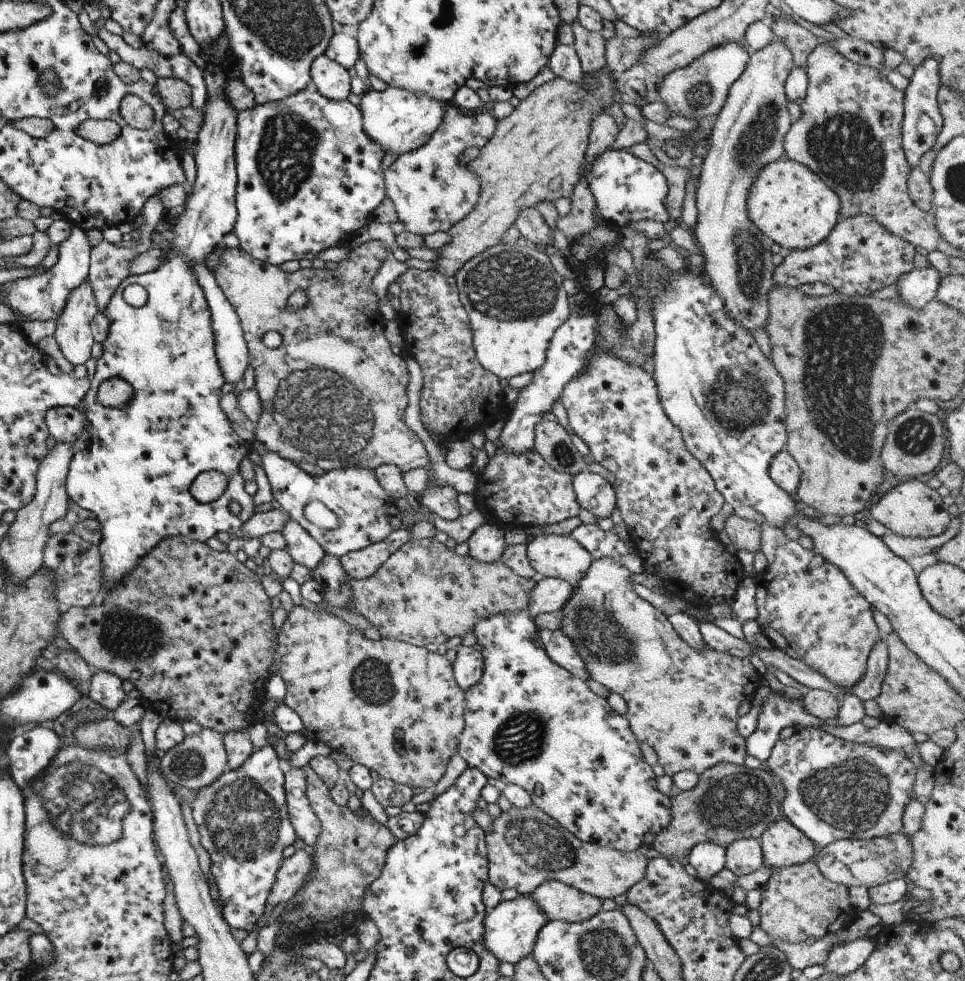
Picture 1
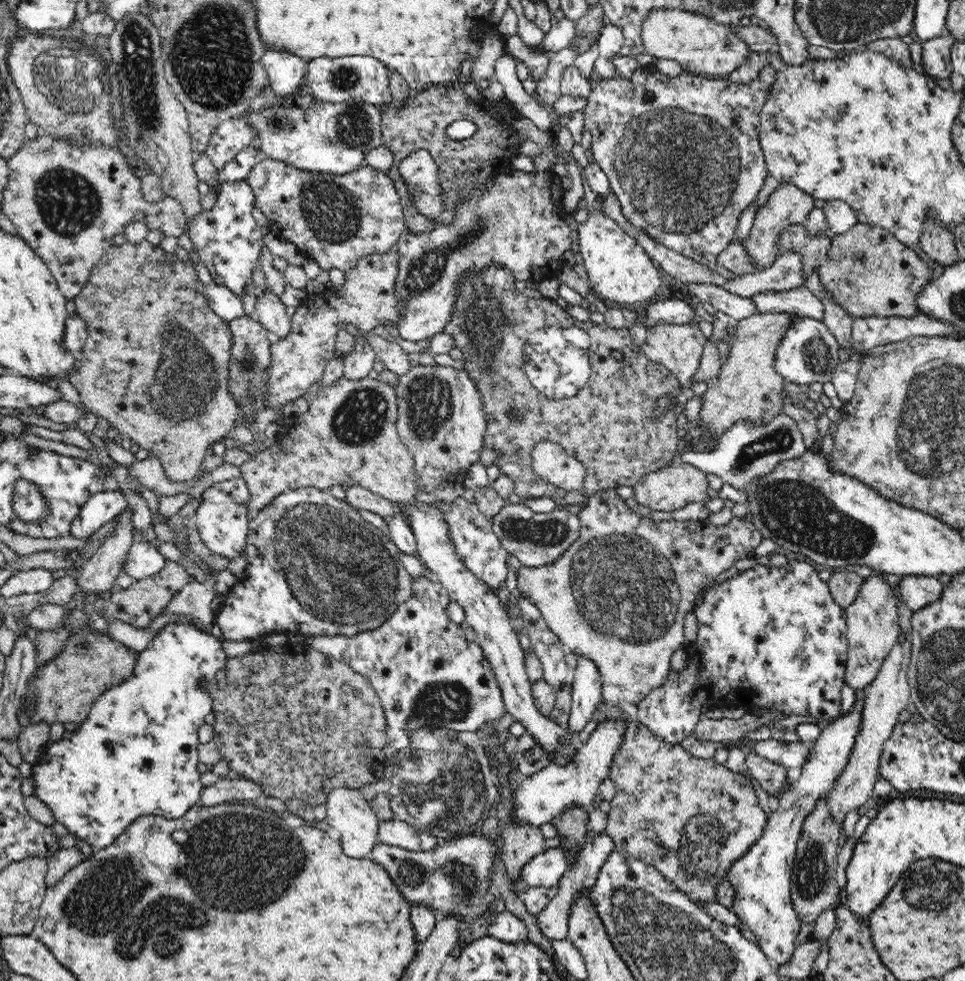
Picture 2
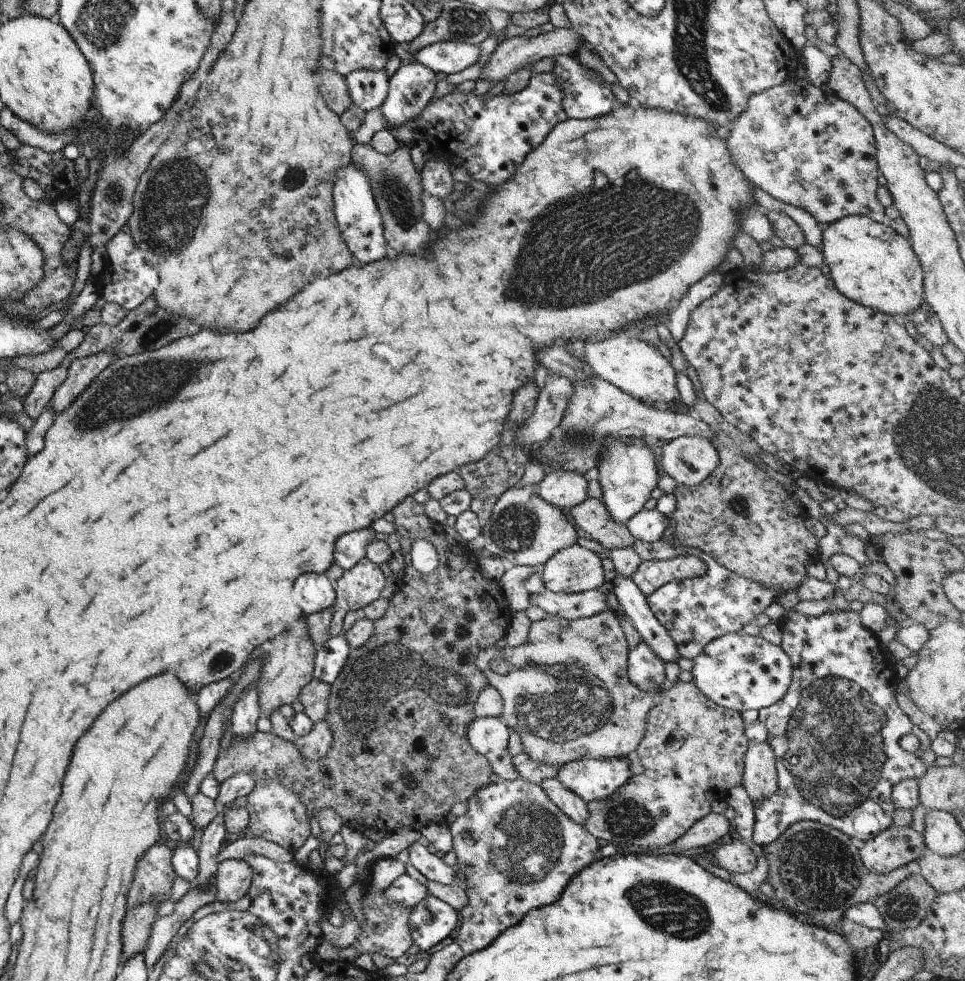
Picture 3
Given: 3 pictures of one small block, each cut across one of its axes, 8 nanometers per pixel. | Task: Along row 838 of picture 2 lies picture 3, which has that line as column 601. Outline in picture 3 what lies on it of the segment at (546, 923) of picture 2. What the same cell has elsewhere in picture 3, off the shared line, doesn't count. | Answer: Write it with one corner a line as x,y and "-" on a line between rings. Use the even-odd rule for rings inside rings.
599,588
580,593
552,593
543,590
536,595
529,595
530,605
545,610
550,616
566,619
590,617
605,611
605,595

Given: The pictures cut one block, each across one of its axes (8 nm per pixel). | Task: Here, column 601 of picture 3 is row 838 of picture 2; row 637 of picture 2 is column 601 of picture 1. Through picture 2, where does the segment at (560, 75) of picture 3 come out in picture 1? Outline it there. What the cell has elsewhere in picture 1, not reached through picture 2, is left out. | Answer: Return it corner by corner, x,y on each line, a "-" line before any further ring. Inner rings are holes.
607,148
601,152
589,164
585,180
595,200
594,212
600,222
620,229
639,220
652,220
661,224
668,220
667,210
663,206
668,191
665,177
660,170
633,156
628,150

